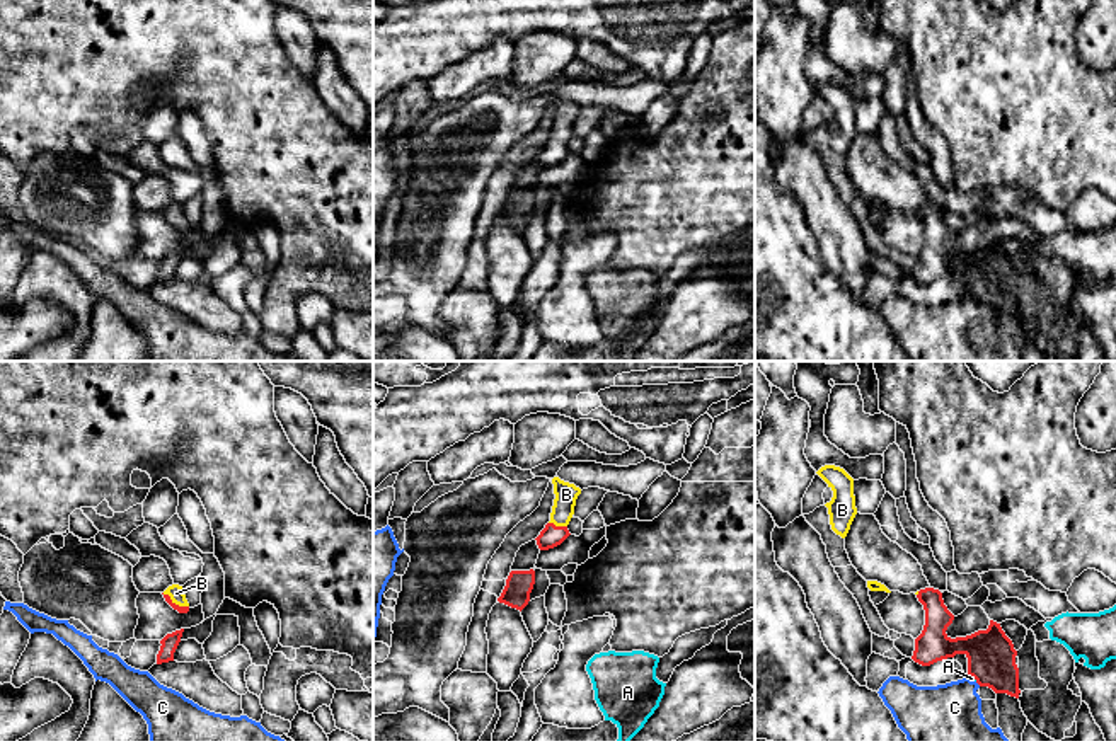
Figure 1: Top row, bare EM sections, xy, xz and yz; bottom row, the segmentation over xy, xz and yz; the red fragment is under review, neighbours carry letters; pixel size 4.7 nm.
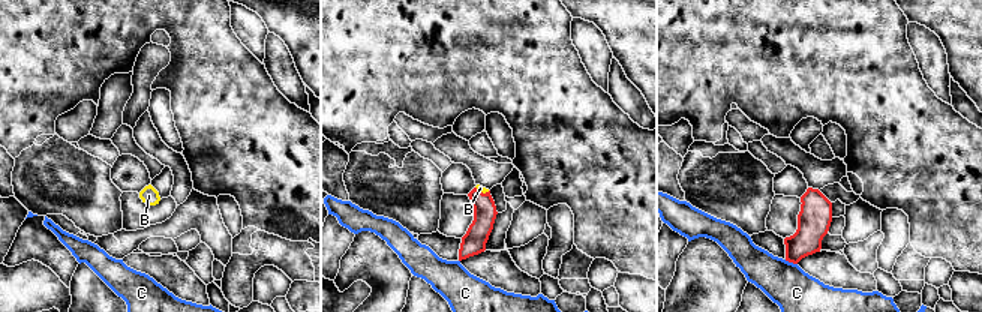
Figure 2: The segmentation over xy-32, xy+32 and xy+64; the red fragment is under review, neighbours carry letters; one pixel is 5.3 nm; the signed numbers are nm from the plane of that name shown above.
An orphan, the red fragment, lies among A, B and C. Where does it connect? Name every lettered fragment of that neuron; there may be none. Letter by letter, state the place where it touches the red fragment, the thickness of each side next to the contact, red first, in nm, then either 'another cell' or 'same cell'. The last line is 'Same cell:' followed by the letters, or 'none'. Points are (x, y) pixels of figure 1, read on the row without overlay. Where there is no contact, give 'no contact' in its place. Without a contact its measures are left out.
A: contact yz (973, 295); calibres 220 and 20 nm; another cell
B: contact xz (558, 145); calibres 100 and 110 nm; same cell
C: contact yz (978, 302); calibres 220 and 360 nm; another cell
Same cell: B

